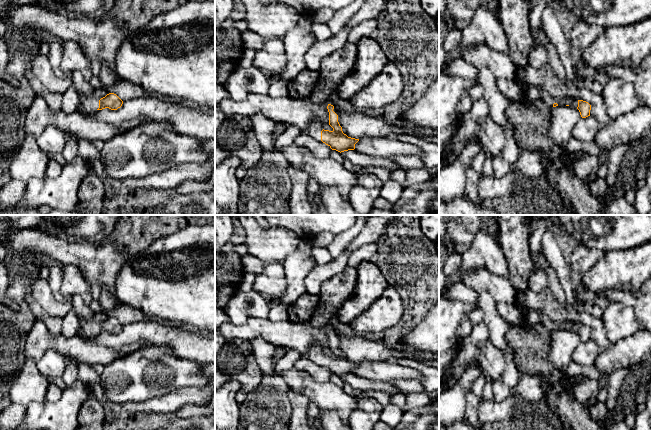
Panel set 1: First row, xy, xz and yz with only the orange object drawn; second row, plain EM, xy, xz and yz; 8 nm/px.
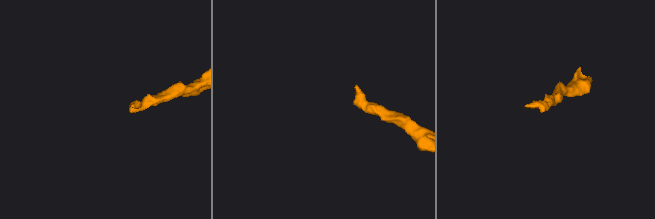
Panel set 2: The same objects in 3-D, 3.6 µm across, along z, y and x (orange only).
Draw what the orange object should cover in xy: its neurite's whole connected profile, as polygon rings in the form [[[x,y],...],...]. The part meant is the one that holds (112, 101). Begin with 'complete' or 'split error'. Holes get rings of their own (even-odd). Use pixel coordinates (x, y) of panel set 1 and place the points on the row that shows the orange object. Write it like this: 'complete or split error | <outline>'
split error | [[[109,93],[100,100],[96,96],[82,96],[80,99],[80,108],[89,115],[94,115],[97,110],[109,108],[117,110],[123,104],[123,101],[114,93]]]

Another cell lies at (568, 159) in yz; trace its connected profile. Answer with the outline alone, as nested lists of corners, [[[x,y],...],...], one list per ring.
[[[566,151],[566,155],[560,160],[560,165],[562,167],[566,167],[568,165],[573,165],[575,154],[568,153]]]

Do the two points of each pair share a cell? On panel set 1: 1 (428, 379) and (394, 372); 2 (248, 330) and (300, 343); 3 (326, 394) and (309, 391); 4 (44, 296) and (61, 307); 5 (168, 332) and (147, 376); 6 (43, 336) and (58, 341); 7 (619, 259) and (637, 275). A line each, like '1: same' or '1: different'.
1: different
2: same
3: same
4: same
5: different
6: same
7: same

